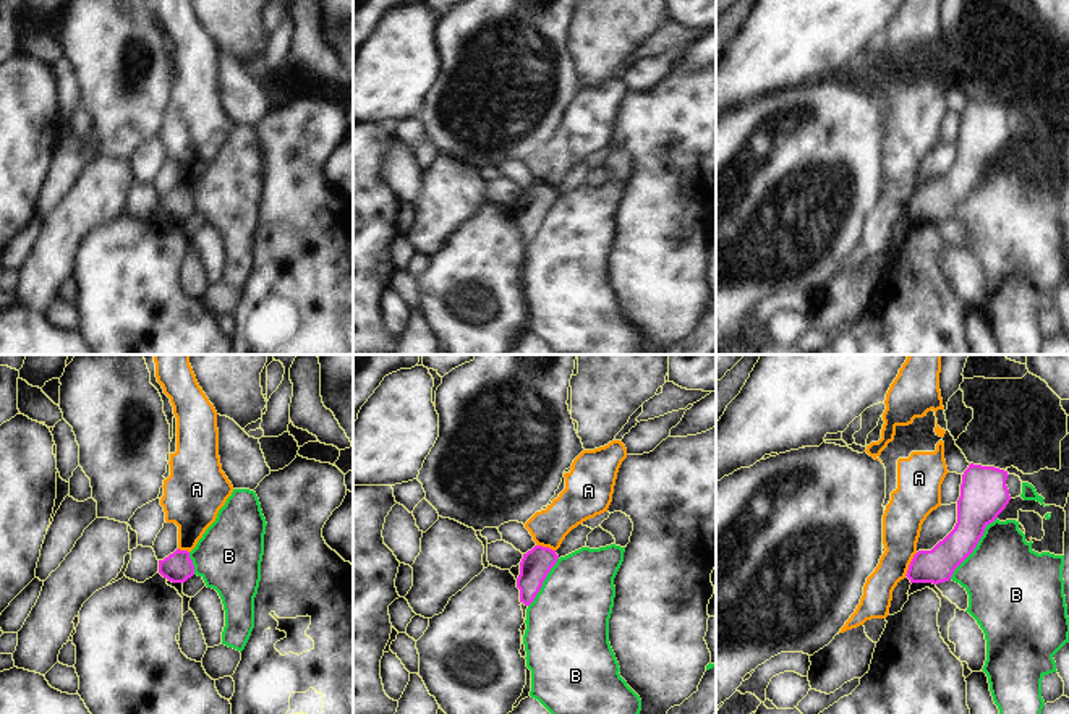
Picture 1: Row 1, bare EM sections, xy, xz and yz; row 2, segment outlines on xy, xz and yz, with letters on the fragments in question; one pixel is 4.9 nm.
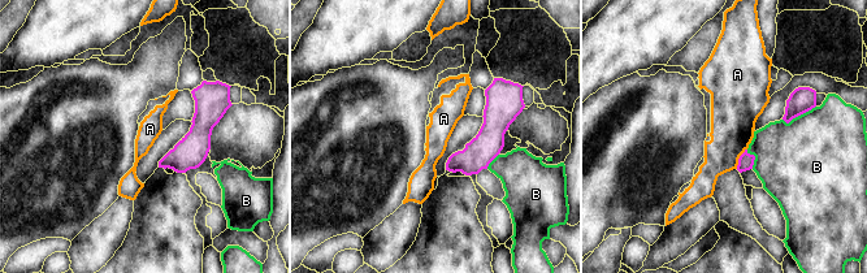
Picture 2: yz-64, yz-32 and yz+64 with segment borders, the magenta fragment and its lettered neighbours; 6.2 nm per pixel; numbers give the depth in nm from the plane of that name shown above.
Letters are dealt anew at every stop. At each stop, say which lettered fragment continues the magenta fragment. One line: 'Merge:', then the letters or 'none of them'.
Merge: none of them

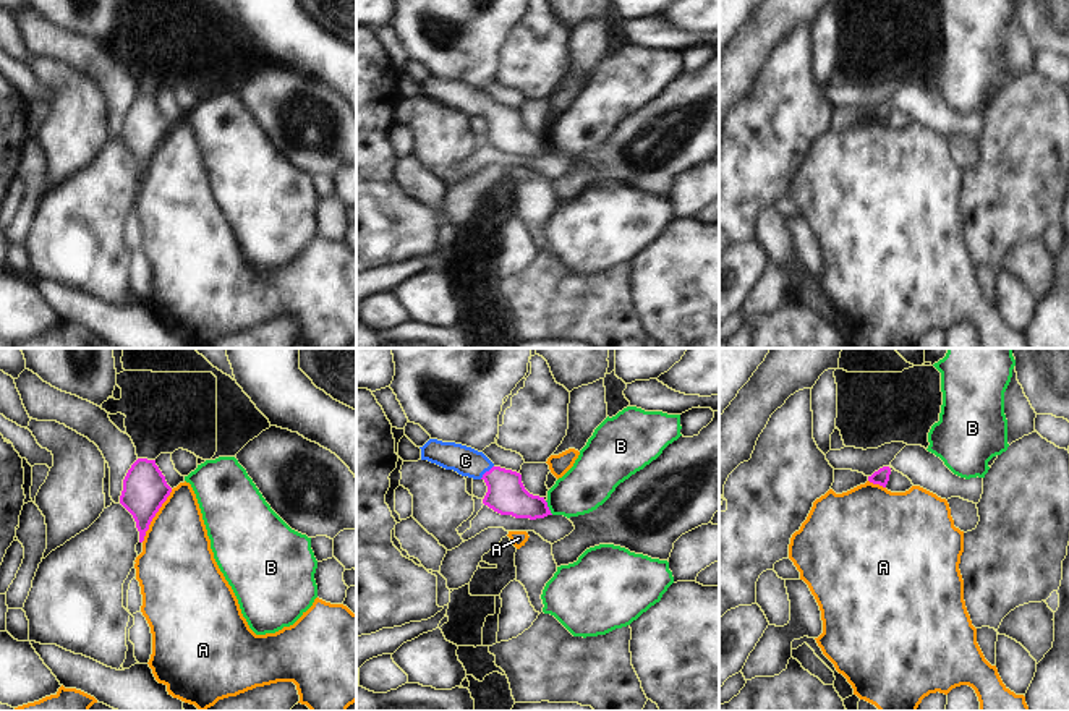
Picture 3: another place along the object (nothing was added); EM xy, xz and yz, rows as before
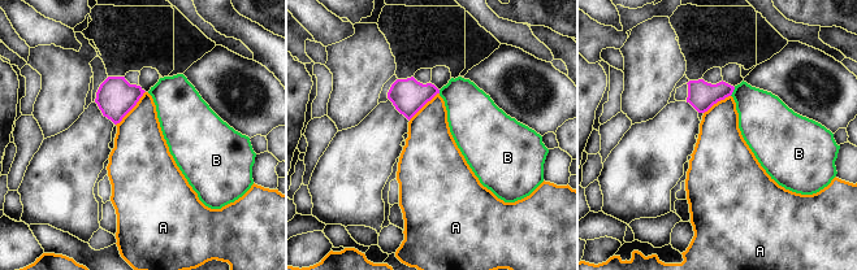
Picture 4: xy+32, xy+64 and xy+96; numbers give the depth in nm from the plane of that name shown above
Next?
Merge: C

